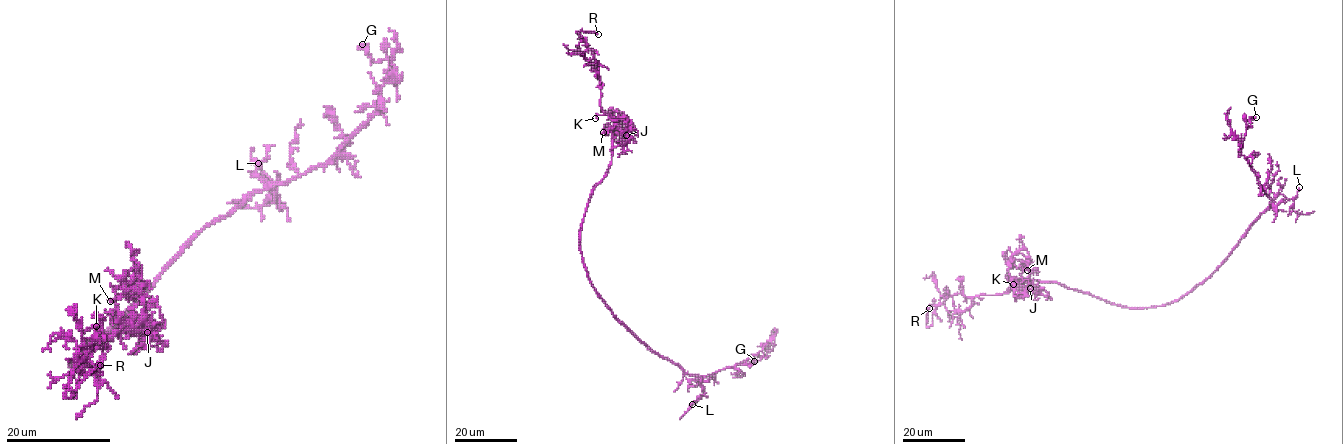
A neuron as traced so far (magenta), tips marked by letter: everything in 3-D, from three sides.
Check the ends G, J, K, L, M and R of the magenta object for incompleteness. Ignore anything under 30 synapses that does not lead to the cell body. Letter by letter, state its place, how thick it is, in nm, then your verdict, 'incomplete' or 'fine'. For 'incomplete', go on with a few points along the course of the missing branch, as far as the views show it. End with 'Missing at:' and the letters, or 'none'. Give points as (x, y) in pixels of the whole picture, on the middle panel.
G: place (754, 361); calibre 150 nm; fine
J: place (626, 135); calibre 160 nm; fine
K: place (595, 118); calibre 150 nm; fine
L: place (692, 404); calibre 180 nm; incomplete; course (692, 404), (679, 413), (674, 413)
M: place (603, 132); calibre 180 nm; fine
R: place (598, 34); calibre 240 nm; incomplete; course (598, 34), (616, 46), (630, 43)
Missing at: L, R

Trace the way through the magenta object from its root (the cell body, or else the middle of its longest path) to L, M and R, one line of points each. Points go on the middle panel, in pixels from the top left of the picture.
L: (590, 281), (609, 309), (635, 336), (685, 373), (702, 379), (703, 395), (692, 404)
M: (590, 281), (580, 230), (593, 187), (611, 161), (612, 128), (623, 114), (621, 132), (603, 132)
R: (590, 281), (580, 230), (593, 187), (611, 161), (615, 121), (602, 109), (598, 62), (577, 31), (598, 34)

